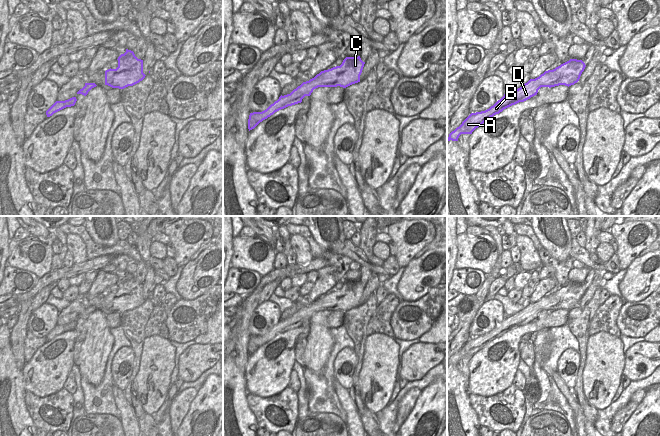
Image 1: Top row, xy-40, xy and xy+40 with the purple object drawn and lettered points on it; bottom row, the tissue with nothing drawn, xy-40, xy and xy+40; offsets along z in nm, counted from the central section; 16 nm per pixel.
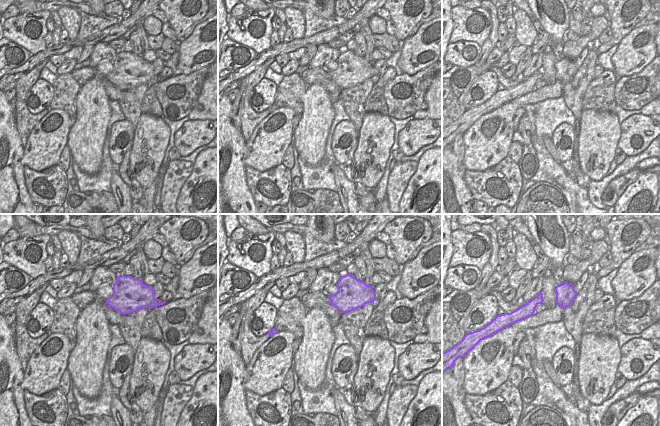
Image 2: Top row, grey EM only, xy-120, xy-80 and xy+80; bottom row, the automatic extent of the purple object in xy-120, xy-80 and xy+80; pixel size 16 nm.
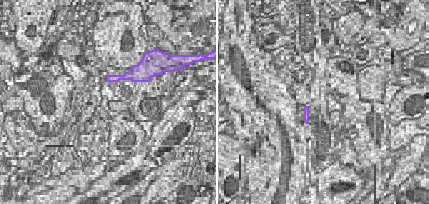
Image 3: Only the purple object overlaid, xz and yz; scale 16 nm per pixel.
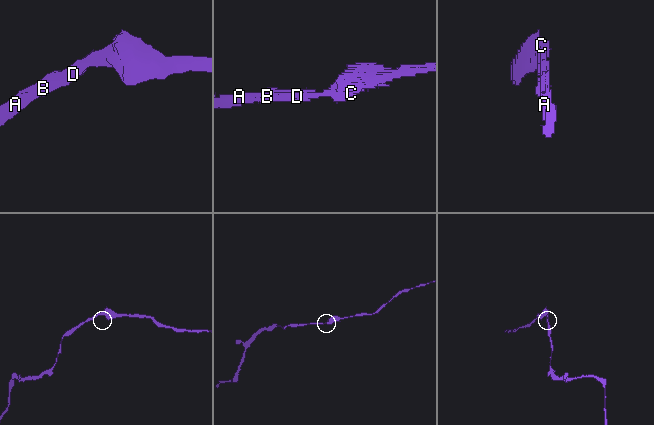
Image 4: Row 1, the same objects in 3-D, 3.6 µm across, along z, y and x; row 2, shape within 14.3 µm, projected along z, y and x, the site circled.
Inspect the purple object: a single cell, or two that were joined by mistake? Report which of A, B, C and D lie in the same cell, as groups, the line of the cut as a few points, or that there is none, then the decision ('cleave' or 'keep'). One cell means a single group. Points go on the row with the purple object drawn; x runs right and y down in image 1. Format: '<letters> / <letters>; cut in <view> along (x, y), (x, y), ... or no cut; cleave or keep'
A B C D; no cut; keep

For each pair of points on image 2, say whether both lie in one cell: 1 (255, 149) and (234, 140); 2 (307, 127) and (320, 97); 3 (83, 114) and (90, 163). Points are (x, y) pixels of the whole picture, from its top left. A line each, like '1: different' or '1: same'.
1: different
2: same
3: same

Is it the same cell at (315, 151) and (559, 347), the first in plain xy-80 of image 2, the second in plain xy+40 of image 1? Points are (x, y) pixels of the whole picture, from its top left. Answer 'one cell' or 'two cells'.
two cells

